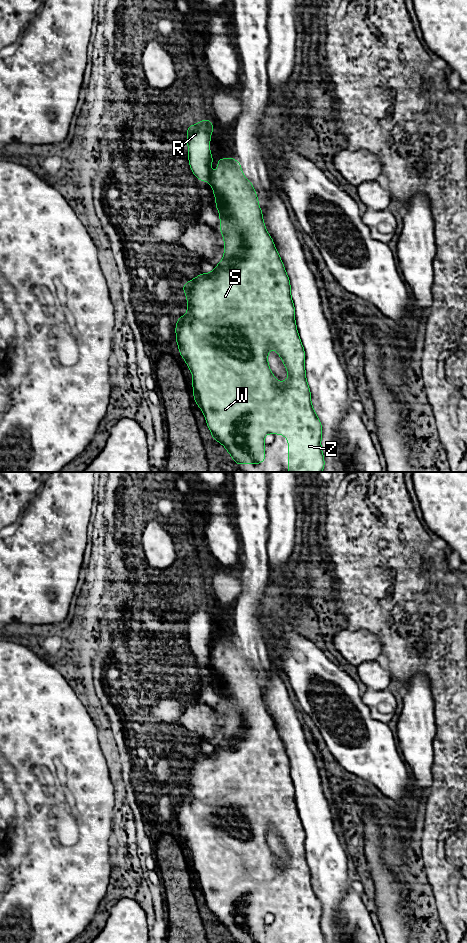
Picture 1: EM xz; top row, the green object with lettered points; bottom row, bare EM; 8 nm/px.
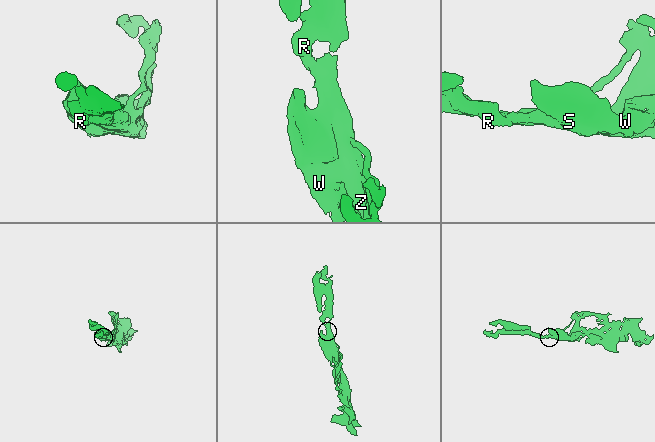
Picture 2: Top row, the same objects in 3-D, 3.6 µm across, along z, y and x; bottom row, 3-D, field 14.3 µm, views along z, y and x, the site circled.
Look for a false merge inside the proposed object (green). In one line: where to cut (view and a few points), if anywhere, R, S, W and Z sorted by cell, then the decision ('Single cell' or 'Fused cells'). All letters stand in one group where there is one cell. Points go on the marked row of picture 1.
No split. Groups: R S W Z. Single cell

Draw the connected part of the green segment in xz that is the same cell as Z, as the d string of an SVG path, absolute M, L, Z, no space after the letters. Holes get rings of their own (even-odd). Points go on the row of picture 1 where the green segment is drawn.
M206 118L197 124L186 127L187 130L187 144L188 144L188 161L190 168L194 176L202 182L210 182L210 186L213 188L213 196L216 198L215 208L219 210L220 217L220 233L224 238L224 256L214 270L210 273L202 273L182 285L182 290L186 294L186 300L188 302L188 312L177 318L175 327L176 344L179 346L179 355L185 359L187 367L190 369L193 376L193 395L194 402L202 410L206 424L212 434L213 440L220 442L232 456L234 463L239 466L242 463L246 464L261 464L265 461L265 443L264 437L266 434L281 434L288 439L288 471L289 472L322 472L325 467L324 455L321 447L322 439L322 423L315 413L311 403L311 391L306 380L305 371L305 350L301 343L297 331L297 325L295 322L295 306L291 298L291 284L289 277L285 271L285 266L280 258L279 253L276 250L273 239L267 232L261 207L258 203L258 196L251 181L245 178L240 161L228 158L218 159L218 171L210 172L211 162L214 158L210 154L210 137L214 130L213 123ZM273 348L278 353L279 357L288 372L288 379L285 382L279 382L273 375L268 365L268 351Z

